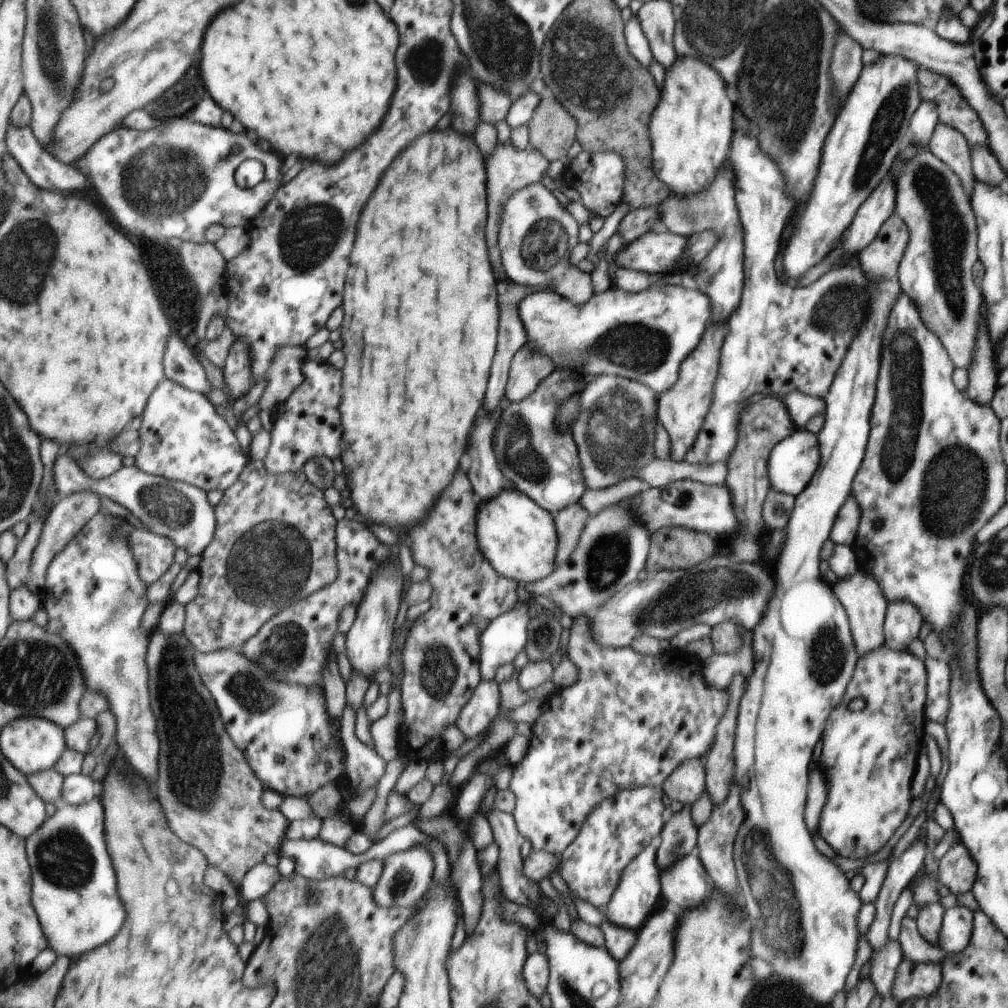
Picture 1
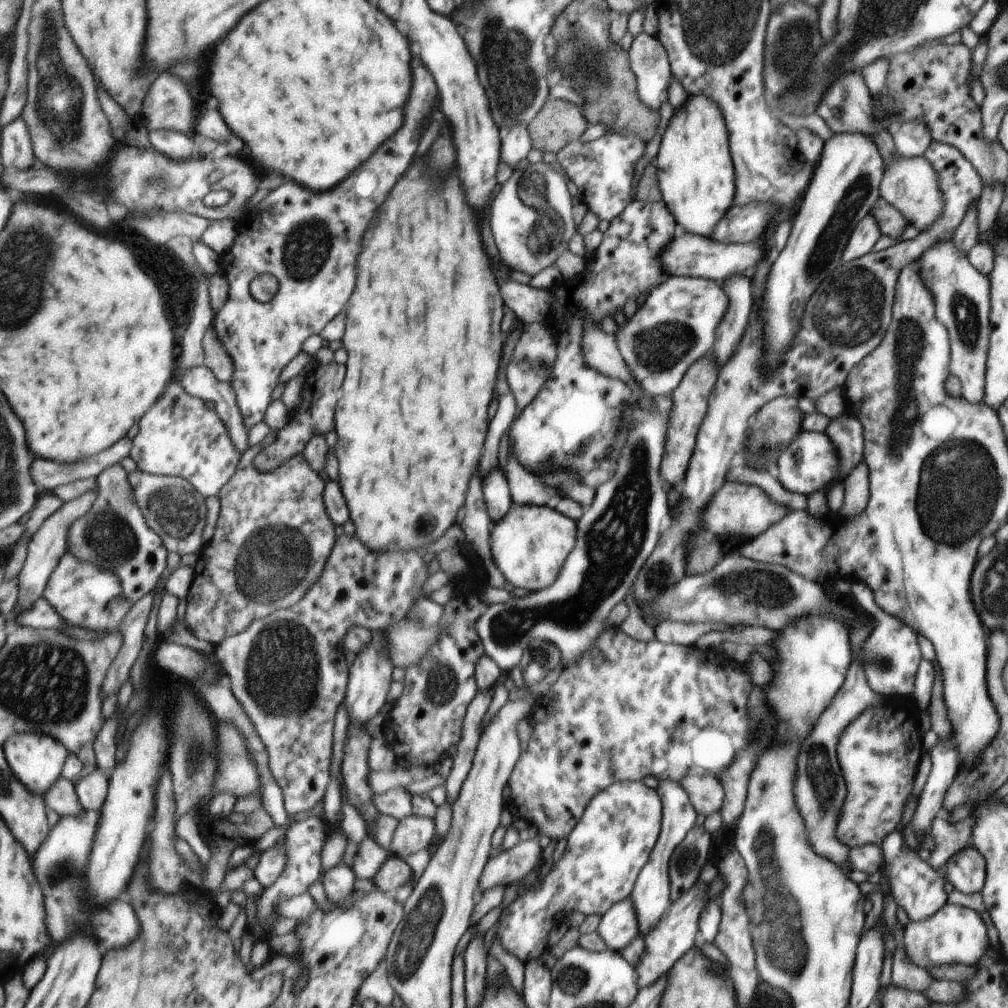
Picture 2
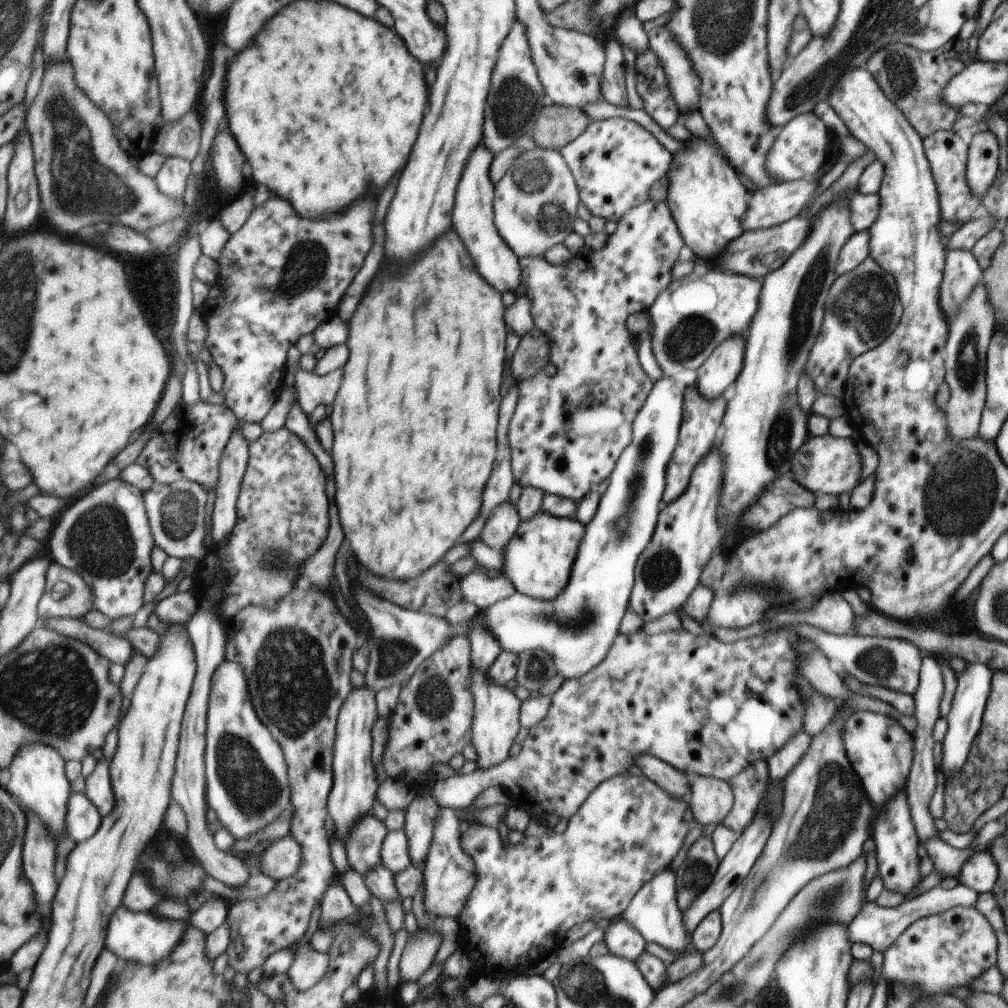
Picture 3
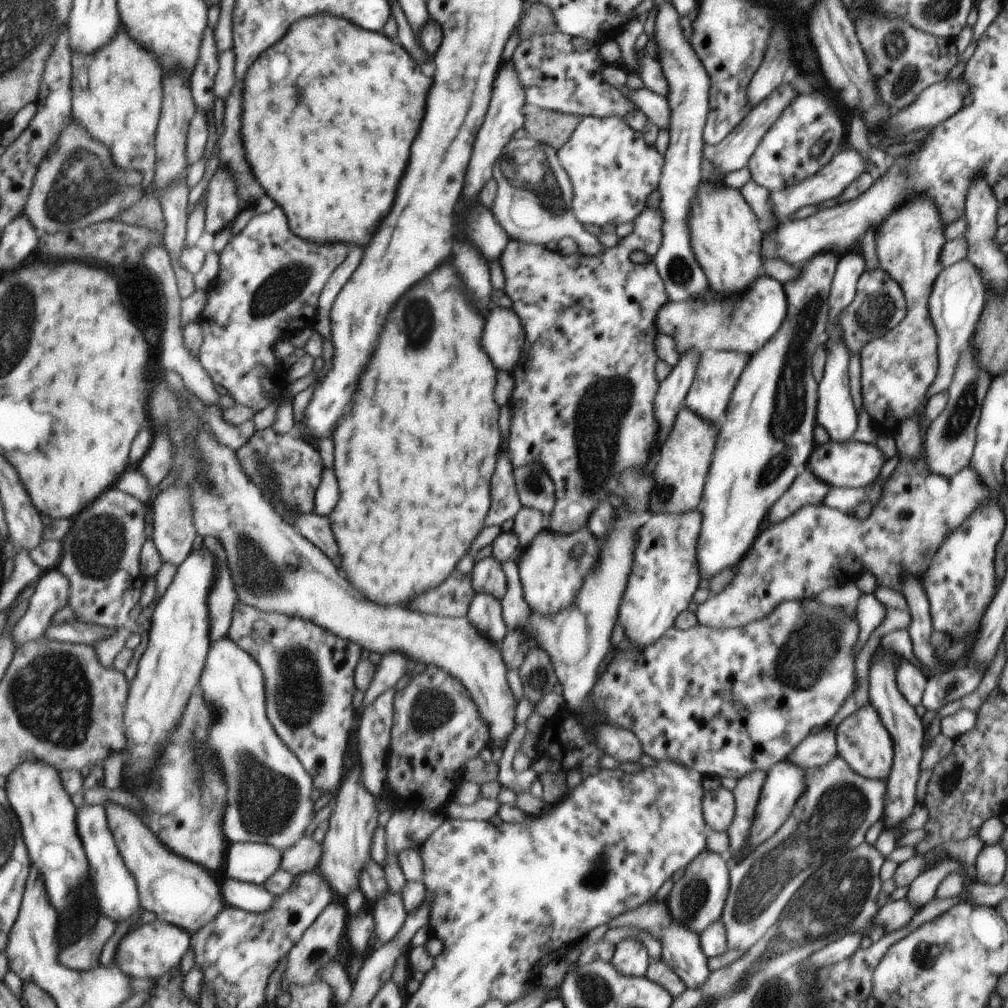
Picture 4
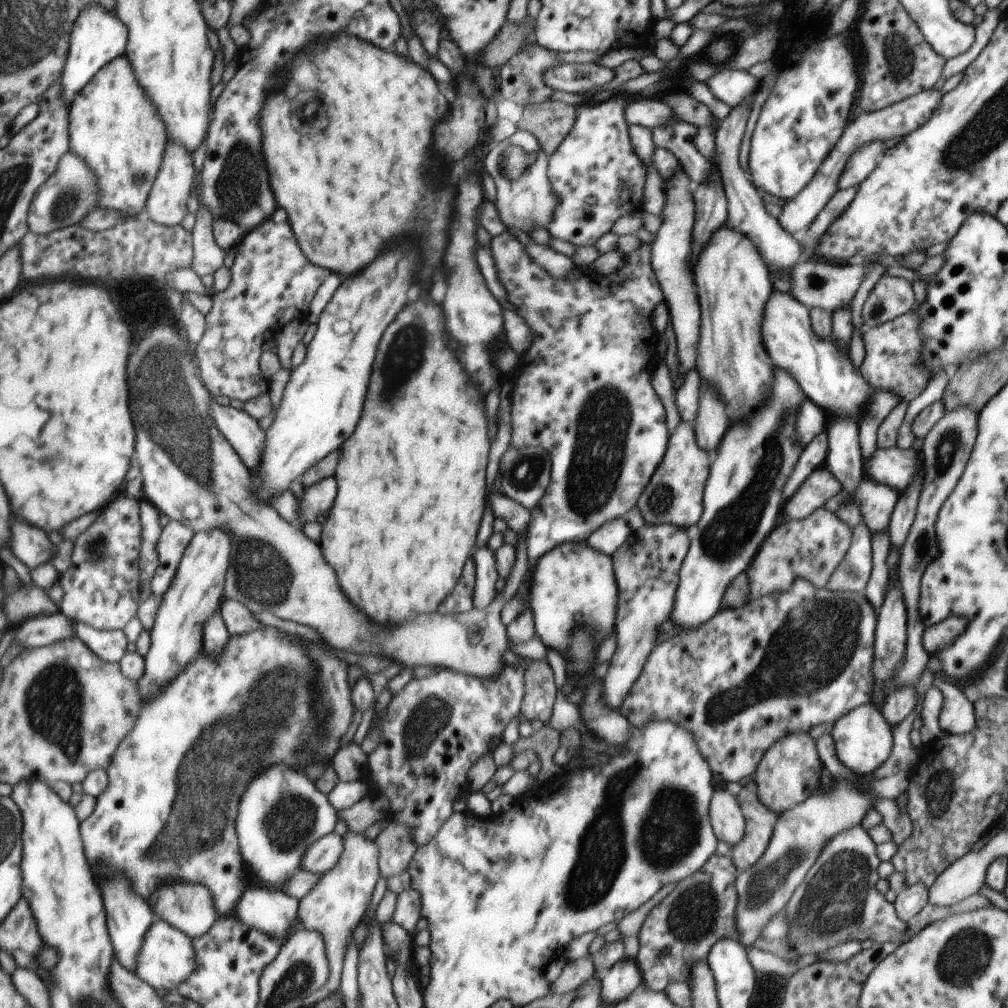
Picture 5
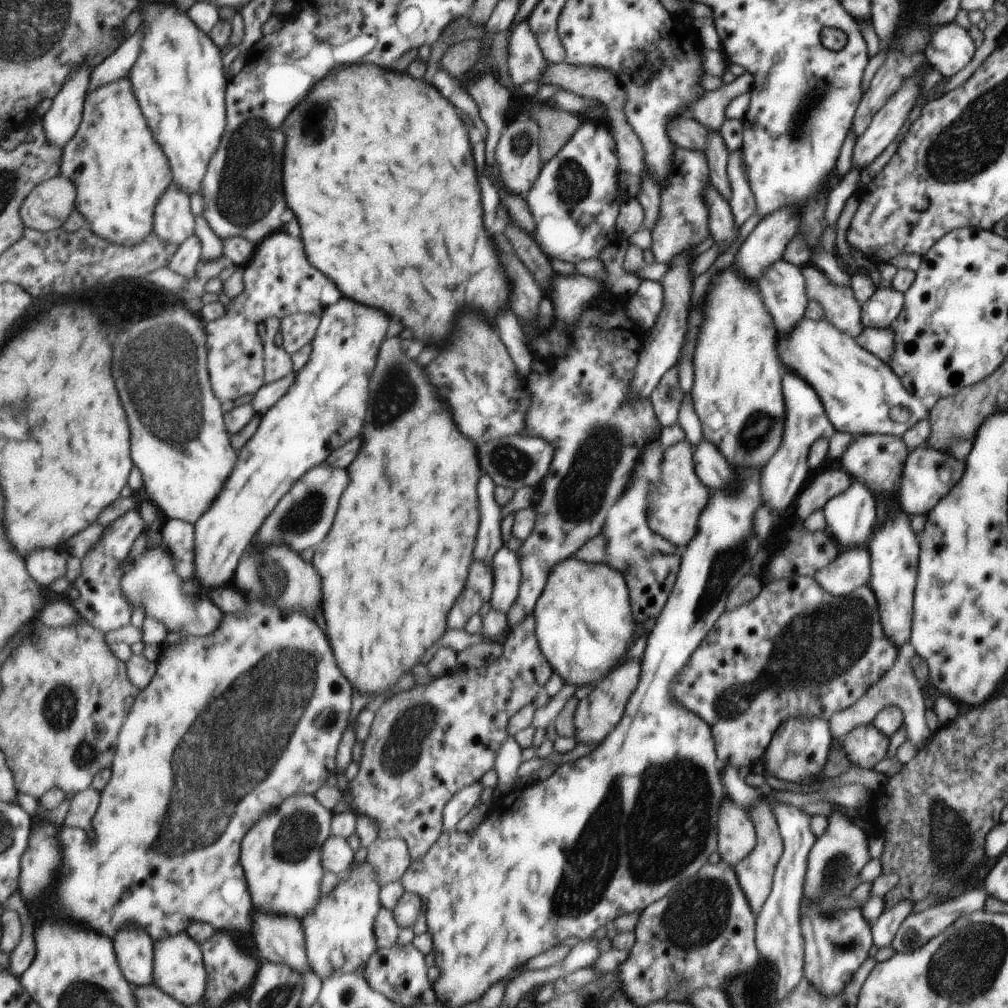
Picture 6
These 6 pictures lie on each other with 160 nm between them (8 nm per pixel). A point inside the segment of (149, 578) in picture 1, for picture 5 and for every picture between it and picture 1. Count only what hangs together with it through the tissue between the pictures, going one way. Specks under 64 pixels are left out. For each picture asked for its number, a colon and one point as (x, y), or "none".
2: (114, 534)
3: (107, 536)
4: (102, 552)
5: (102, 587)

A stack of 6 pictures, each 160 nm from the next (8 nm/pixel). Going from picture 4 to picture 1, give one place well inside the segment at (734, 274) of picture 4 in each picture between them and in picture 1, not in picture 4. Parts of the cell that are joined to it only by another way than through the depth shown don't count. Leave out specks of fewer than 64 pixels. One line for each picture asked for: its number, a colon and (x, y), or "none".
1: (691, 125)
2: (693, 168)
3: (706, 199)

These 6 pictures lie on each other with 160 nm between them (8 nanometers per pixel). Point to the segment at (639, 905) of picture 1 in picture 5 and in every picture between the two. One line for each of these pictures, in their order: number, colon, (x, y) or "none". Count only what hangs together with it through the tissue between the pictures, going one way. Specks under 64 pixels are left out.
2: (617, 927)
3: (621, 939)
4: (630, 958)
5: (624, 975)

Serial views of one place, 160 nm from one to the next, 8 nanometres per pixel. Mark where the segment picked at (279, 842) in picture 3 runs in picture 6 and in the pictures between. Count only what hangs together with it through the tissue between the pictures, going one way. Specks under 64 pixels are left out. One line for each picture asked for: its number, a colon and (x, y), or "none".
4: (306, 855)
5: (322, 856)
6: (337, 855)

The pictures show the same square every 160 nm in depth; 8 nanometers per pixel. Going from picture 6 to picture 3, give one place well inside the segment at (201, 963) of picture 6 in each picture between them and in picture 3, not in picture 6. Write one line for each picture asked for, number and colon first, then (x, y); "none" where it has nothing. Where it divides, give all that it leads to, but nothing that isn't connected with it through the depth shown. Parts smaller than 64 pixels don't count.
3: (139, 937)
4: (151, 950)
5: (167, 959)

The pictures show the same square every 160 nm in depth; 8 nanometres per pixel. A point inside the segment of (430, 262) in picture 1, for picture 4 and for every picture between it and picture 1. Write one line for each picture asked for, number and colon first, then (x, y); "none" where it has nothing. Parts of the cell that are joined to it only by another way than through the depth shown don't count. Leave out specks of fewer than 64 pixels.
2: (423, 336)
3: (415, 421)
4: (414, 454)

